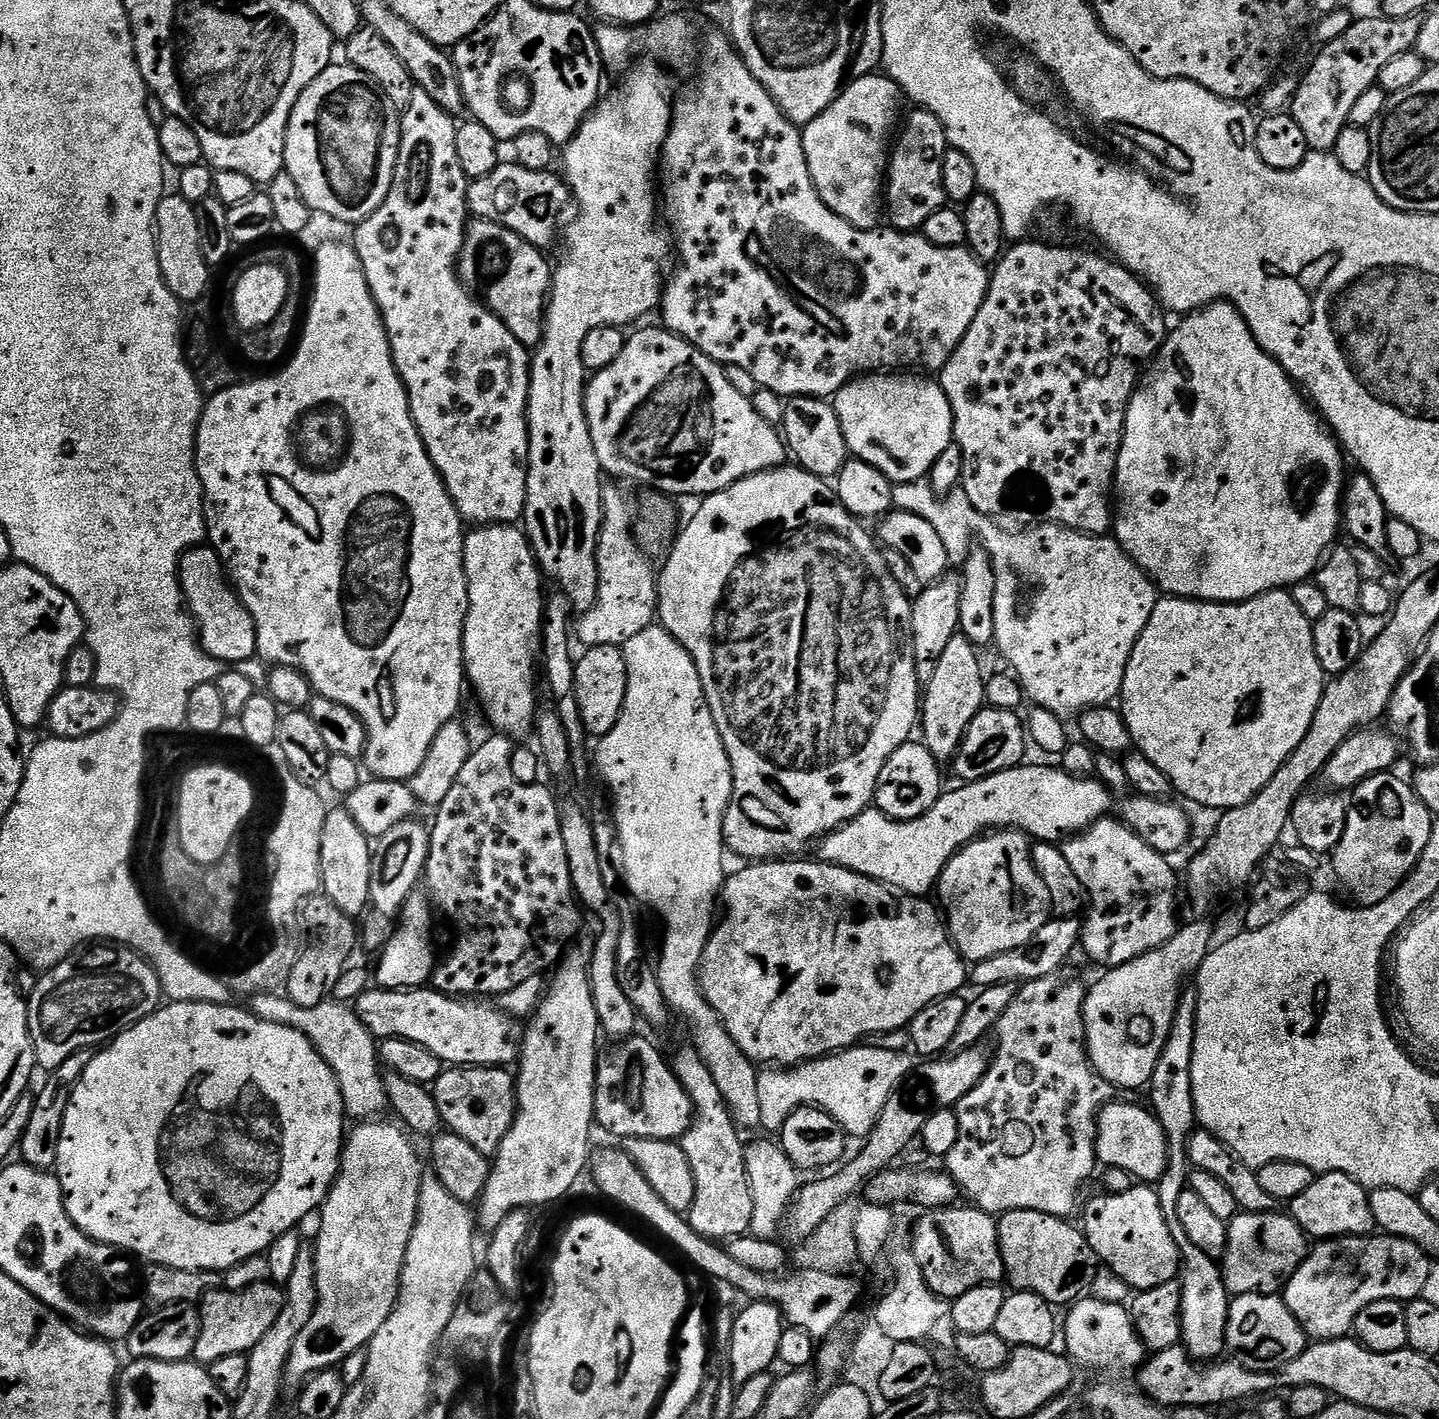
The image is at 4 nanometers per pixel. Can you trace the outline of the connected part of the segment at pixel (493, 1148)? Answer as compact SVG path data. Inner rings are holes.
M452 1066L435 1080L431 1093L440 1111L443 1127L470 1142L482 1155L495 1157L502 1138L506 1138L516 1117L516 1081L513 1073L500 1066Z

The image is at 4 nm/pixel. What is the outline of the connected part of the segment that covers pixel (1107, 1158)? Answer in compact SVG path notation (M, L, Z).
M1106 1104L1096 1120L1096 1159L1108 1168L1129 1172L1140 1182L1159 1182L1168 1165L1168 1136L1147 1107Z

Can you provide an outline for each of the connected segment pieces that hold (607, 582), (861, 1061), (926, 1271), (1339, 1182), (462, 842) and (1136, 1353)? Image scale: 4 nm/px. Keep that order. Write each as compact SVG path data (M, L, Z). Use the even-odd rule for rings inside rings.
M611 486L604 489L604 520L600 523L600 540L596 543L596 561L598 562L598 596L594 606L583 613L575 621L574 636L577 641L584 643L585 649L594 646L614 646L619 648L630 638L642 634L642 630L653 627L658 616L658 572L640 552L632 552L638 548L638 541L633 532L634 516L624 509L624 496Z
M853 1046L819 1060L795 1066L768 1066L758 1078L758 1098L765 1102L777 1100L787 1106L815 1106L829 1112L849 1137L867 1137L886 1106L886 1098L900 1081L908 1077L914 1060L907 1051L878 1049L875 1046Z
M975 1206L960 1207L925 1211L924 1217L917 1222L912 1232L910 1245L911 1254L918 1262L933 1294L949 1302L966 1294L966 1290L974 1290L974 1286L1000 1284L1005 1279L1000 1235L996 1229L997 1217Z
M1321 1172L1307 1190L1290 1202L1293 1222L1303 1230L1304 1235L1317 1241L1342 1236L1371 1236L1377 1231L1374 1210L1370 1210L1370 1192L1354 1178L1341 1172Z
M492 734L489 740L484 740L481 744L477 743L466 758L466 766L462 766L458 778L454 778L454 786L450 786L450 794L446 794L444 801L435 809L436 821L431 821L430 824L428 867L426 869L428 889L426 892L431 903L439 911L441 908L460 927L460 932L464 935L457 942L456 949L445 960L443 957L437 963L430 984L435 991L453 998L499 998L502 994L506 994L506 990L514 990L514 986L522 986L522 982L526 982L526 978L534 978L547 973L547 968L551 969L565 955L566 949L564 947L580 932L582 908L572 889L571 870L567 862L566 845L562 838L562 826L560 825L560 804L558 799L556 800L555 794L544 785L544 782L534 784L518 782L518 777L514 775L514 770L510 766L513 747L513 737L499 734ZM559 896L560 908L552 908Z
M1081 1298L1067 1309L1068 1317L1062 1320L1062 1344L1066 1349L1067 1355L1071 1357L1077 1365L1085 1364L1088 1368L1093 1368L1096 1372L1132 1372L1143 1365L1146 1359L1146 1349L1140 1335L1136 1333L1136 1325L1132 1323L1132 1314L1127 1307L1120 1304L1111 1304L1108 1300L1088 1300Z

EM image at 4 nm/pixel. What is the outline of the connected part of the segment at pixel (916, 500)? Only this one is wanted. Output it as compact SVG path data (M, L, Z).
M925 479L916 480L914 483L895 485L892 490L892 503L897 511L916 514L934 526L938 538L942 541L942 546L946 549L949 565L956 568L964 564L969 550L974 546L975 539L979 543L984 539L984 534L980 530L980 522L993 520L990 516L982 515L973 506L962 486L954 487L948 493L940 495Z

